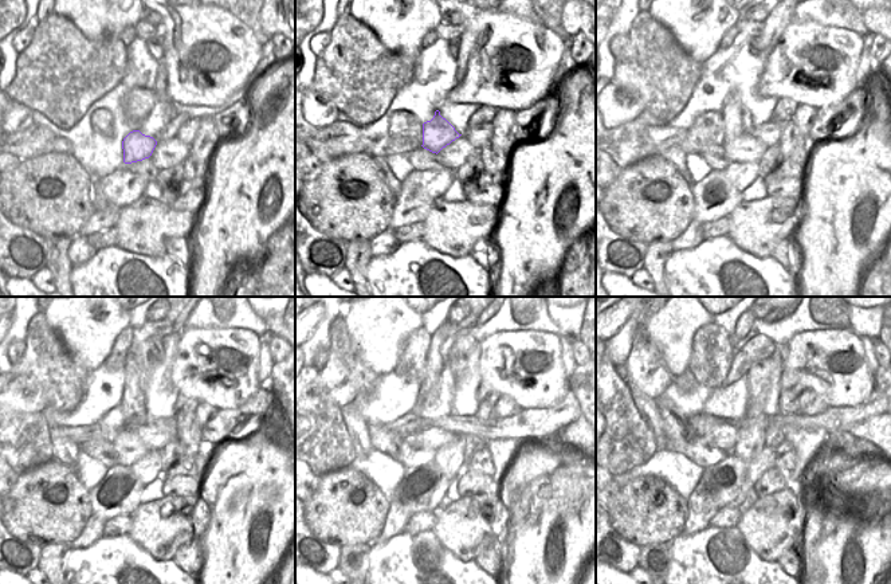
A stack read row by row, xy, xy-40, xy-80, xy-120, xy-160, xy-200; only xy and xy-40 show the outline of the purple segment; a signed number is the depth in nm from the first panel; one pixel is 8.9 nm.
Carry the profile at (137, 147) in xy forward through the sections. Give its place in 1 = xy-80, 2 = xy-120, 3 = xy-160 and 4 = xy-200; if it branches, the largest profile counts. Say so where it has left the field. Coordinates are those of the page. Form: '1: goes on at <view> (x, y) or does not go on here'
1: goes on at xy-80 (737, 120)
2: goes on at xy-120 (133, 402)
3: goes on at xy-160 (434, 363)
4: goes on at xy-200 (744, 325)

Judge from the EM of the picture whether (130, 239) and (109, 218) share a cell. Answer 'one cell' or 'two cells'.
two cells

